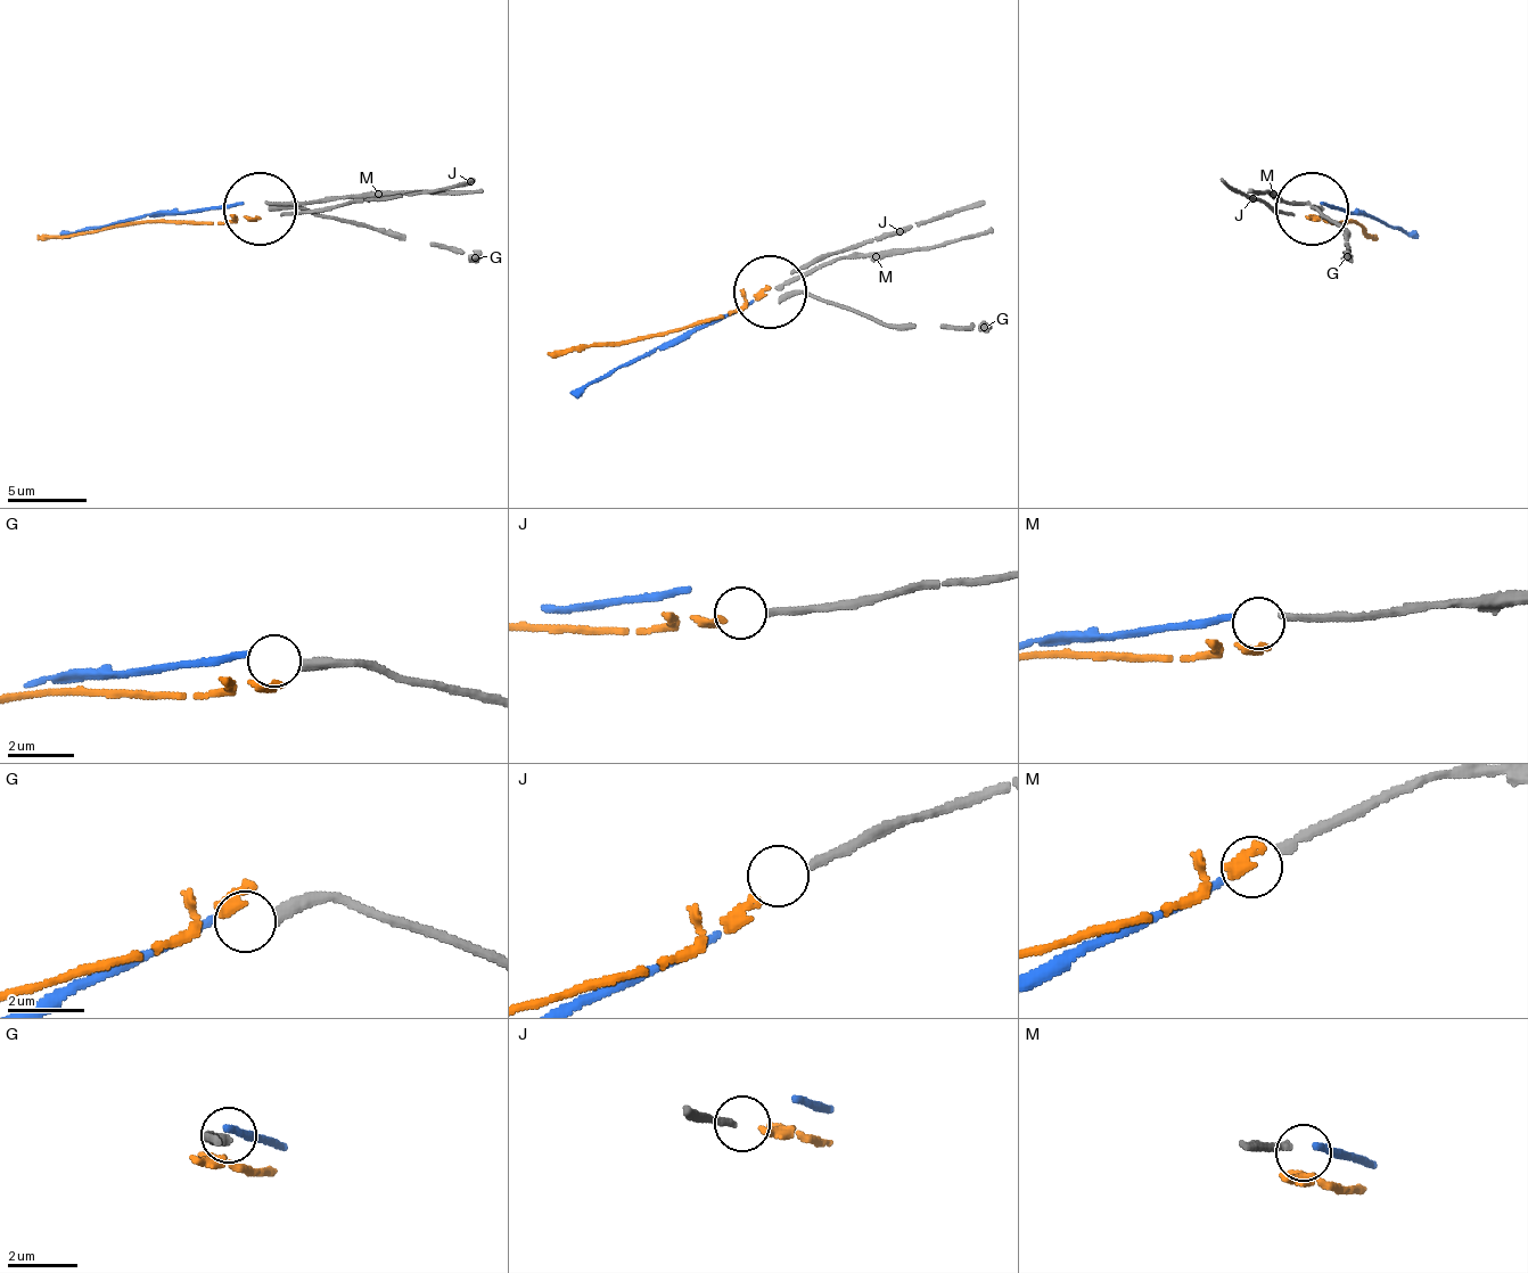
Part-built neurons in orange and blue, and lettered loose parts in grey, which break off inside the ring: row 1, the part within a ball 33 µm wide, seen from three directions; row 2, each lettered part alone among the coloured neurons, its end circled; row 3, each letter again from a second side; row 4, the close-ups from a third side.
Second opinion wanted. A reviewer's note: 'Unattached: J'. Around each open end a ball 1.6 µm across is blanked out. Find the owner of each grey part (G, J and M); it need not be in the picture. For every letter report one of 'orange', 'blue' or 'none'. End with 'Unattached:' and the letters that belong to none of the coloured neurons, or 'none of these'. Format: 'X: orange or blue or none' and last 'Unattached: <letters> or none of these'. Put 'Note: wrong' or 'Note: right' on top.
Note: wrong
G: none
J: orange
M: blue
Unattached: G

